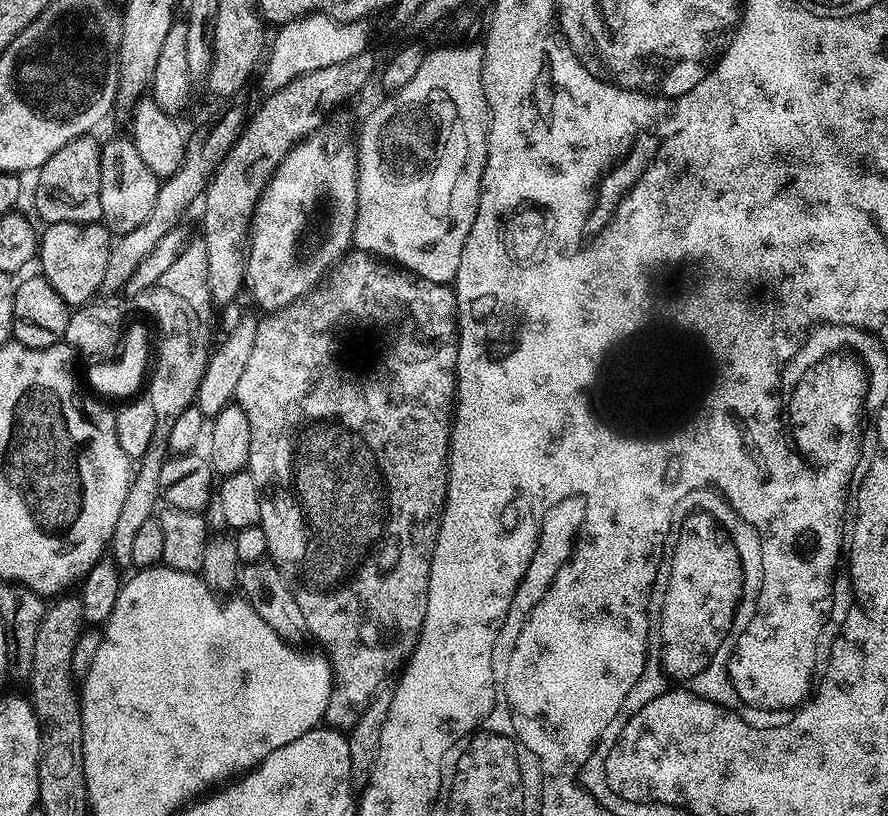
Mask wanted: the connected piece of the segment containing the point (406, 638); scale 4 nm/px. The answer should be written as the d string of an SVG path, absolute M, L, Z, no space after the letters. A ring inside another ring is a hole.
M352 250L327 273L325 280L317 284L307 295L301 296L292 304L287 304L285 308L269 311L265 316L268 317L265 320L261 319L258 323L258 334L254 338L254 350L250 353L250 358L246 362L246 371L243 372L242 378L238 382L235 398L235 403L239 404L242 410L246 410L246 419L250 422L250 458L246 471L251 474L254 482L260 488L262 499L259 526L266 534L266 546L271 563L279 568L282 578L288 583L288 589L292 591L294 602L298 602L298 610L302 610L302 618L306 618L307 635L313 636L324 647L322 649L323 655L332 668L332 693L326 713L327 727L349 730L348 728L354 727L359 722L360 715L367 710L368 703L375 698L376 691L387 682L388 676L393 675L392 677L395 677L403 669L408 657L416 649L416 643L422 630L422 622L426 618L426 602L430 590L430 566L432 565L432 555L440 529L440 519L444 513L444 499L448 496L448 450L452 447L452 422L456 406L456 363L460 349L456 294L449 285L422 278L395 263L385 262L383 259L373 256L371 252Z

